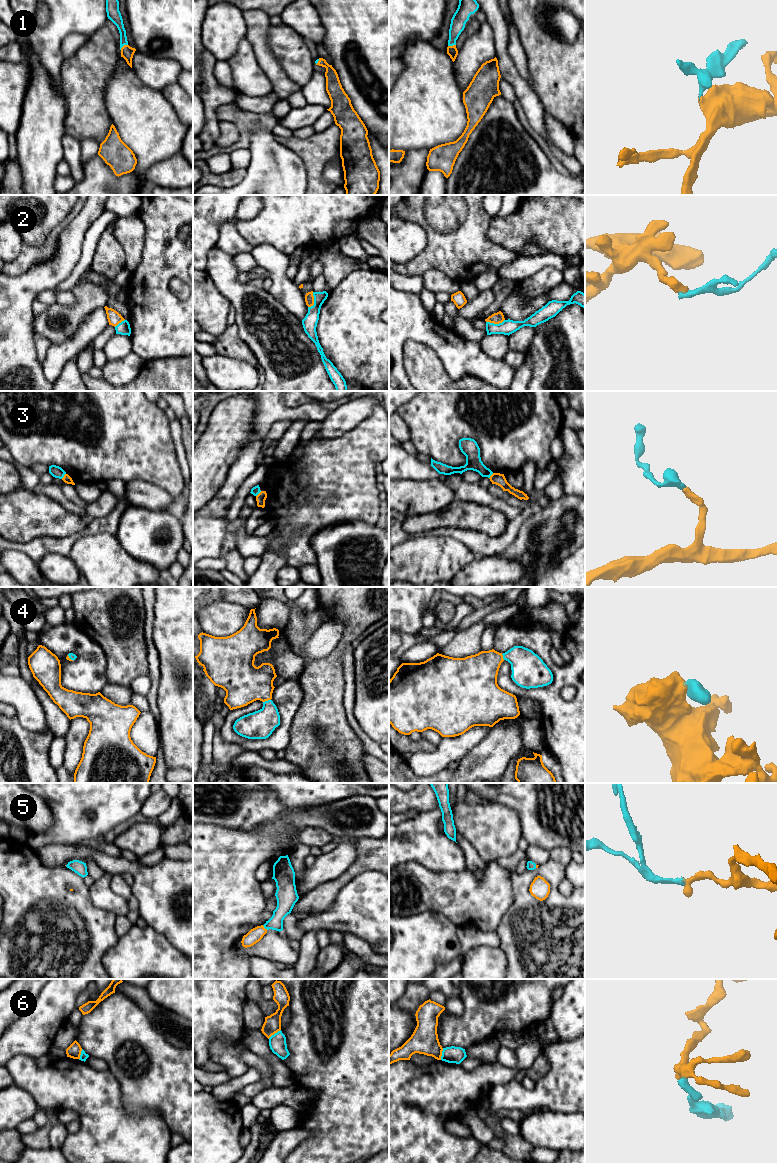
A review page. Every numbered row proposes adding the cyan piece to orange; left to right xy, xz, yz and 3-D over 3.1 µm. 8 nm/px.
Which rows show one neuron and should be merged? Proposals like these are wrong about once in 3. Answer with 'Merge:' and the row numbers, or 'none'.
Merge: 1, 3, 4, 5

